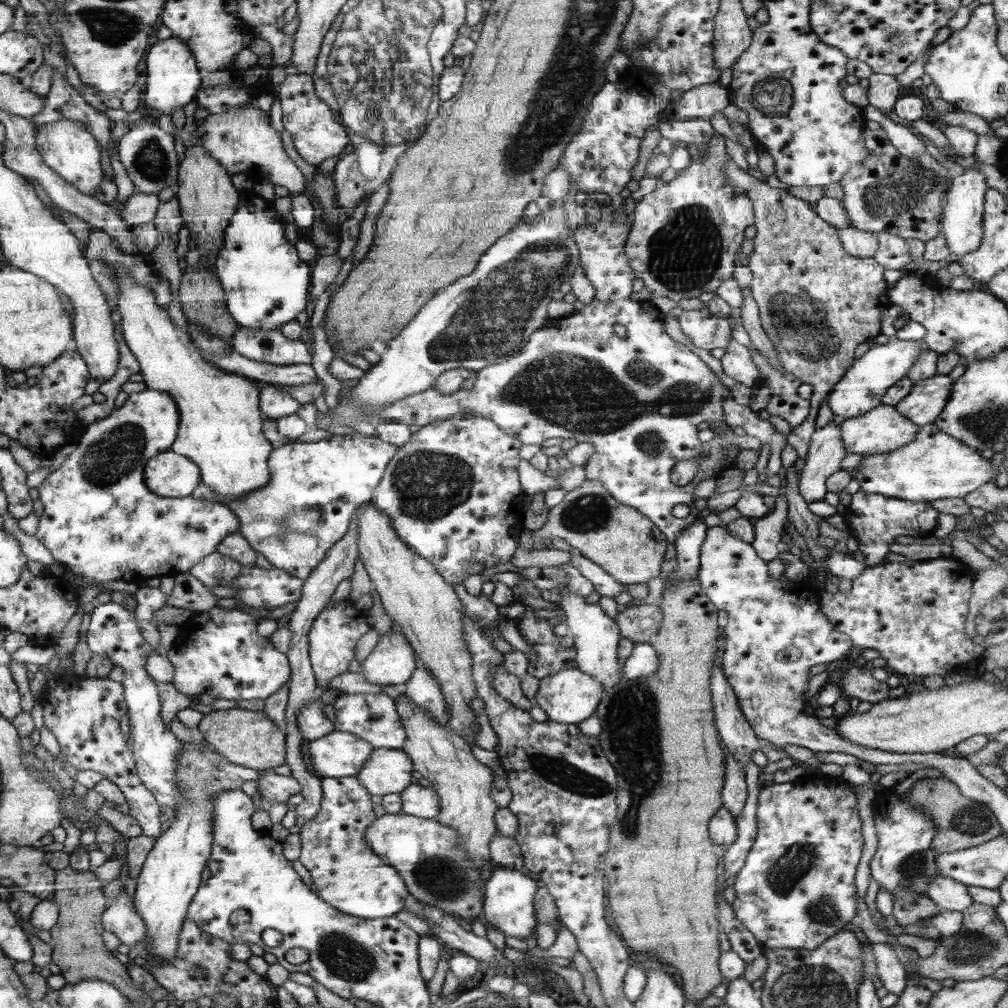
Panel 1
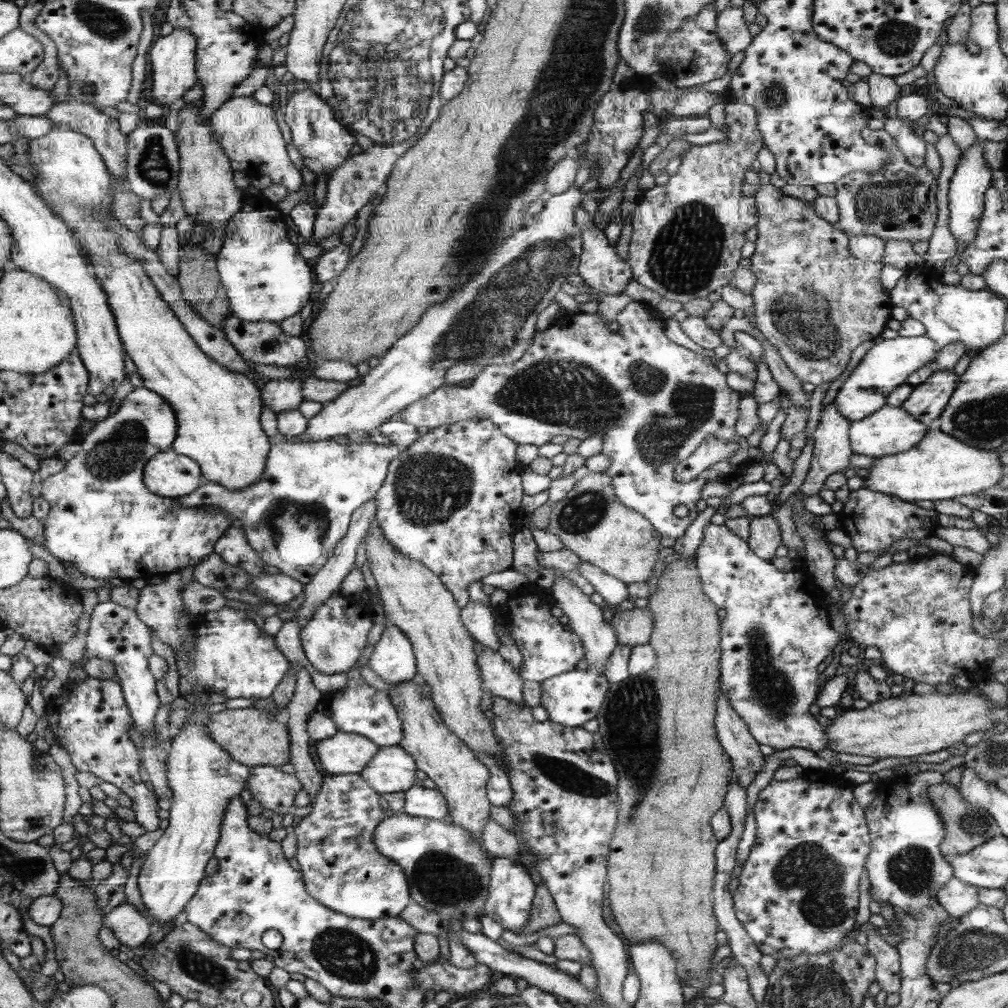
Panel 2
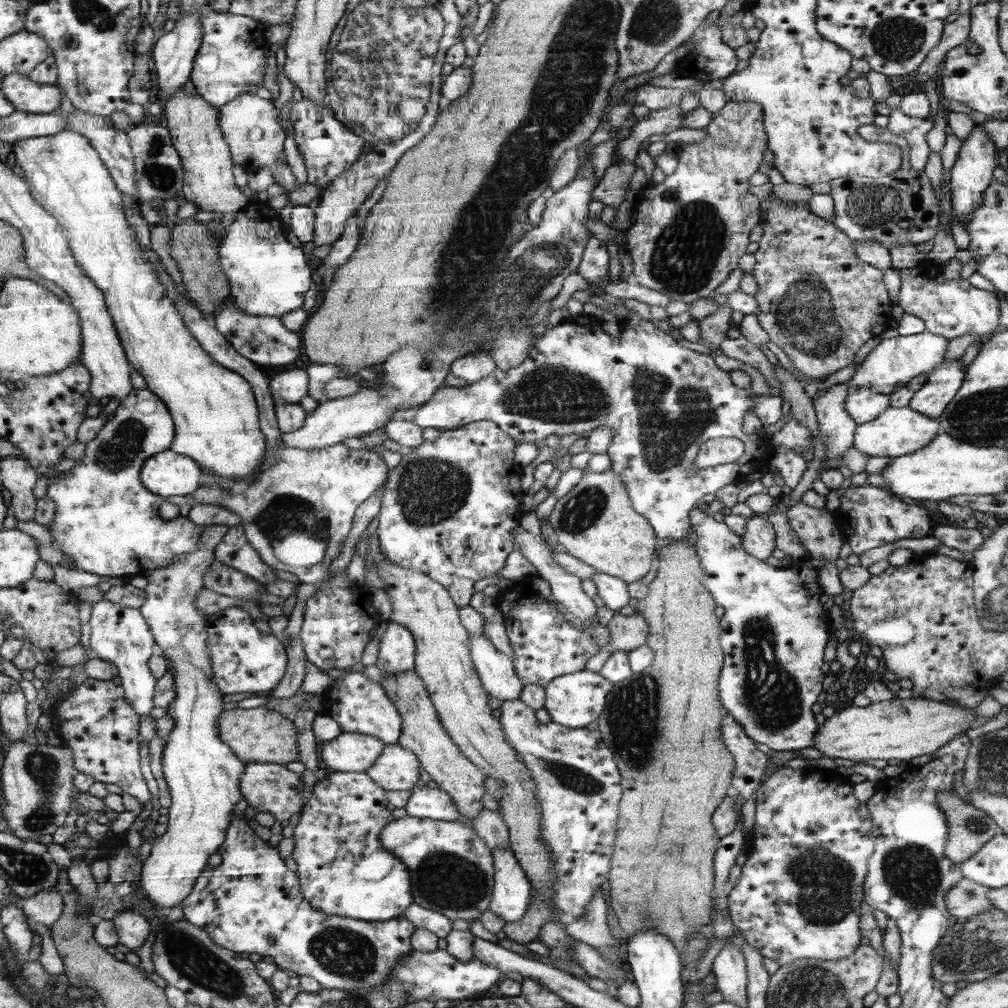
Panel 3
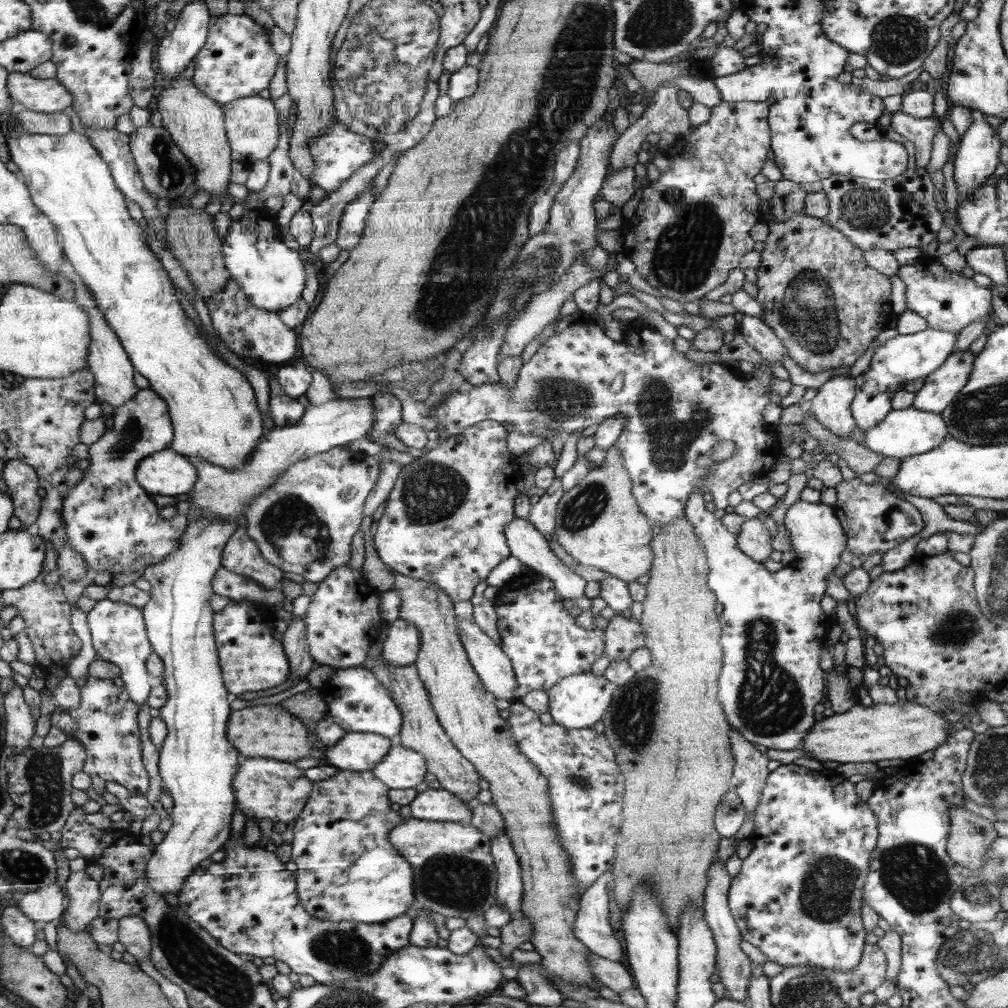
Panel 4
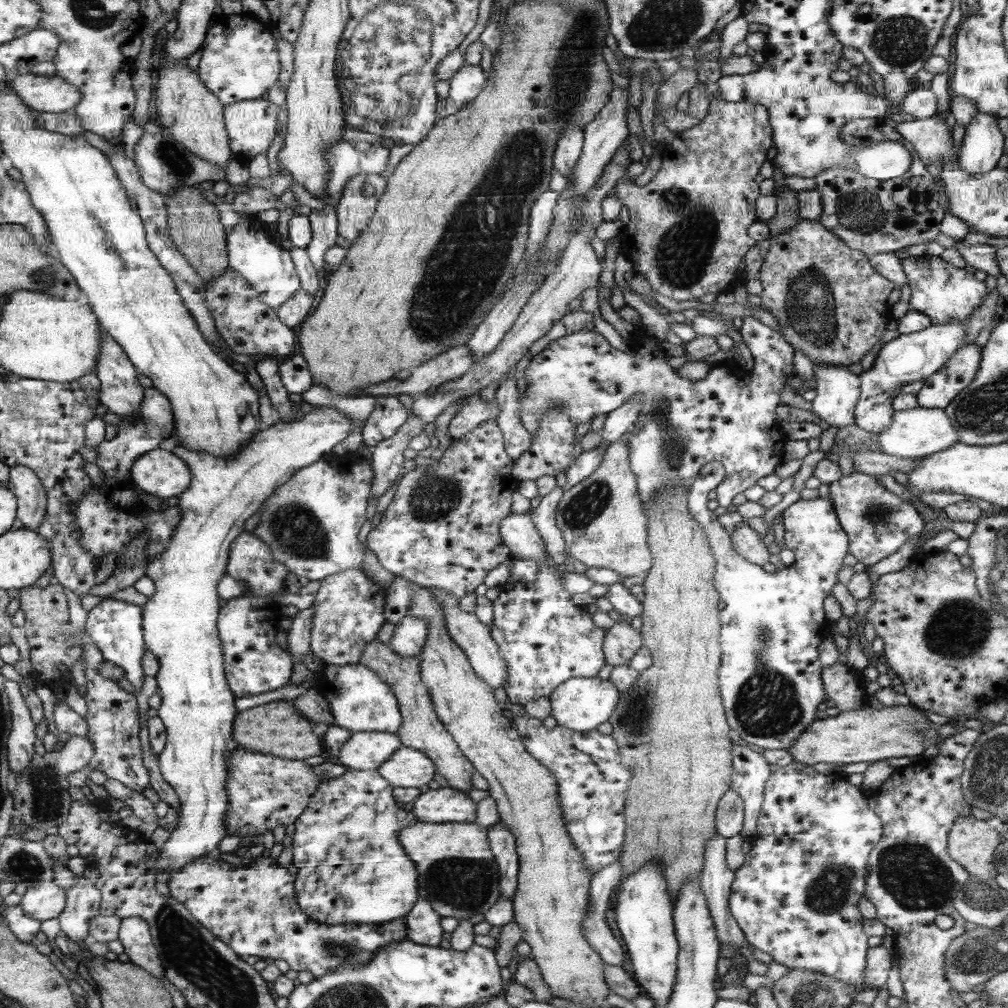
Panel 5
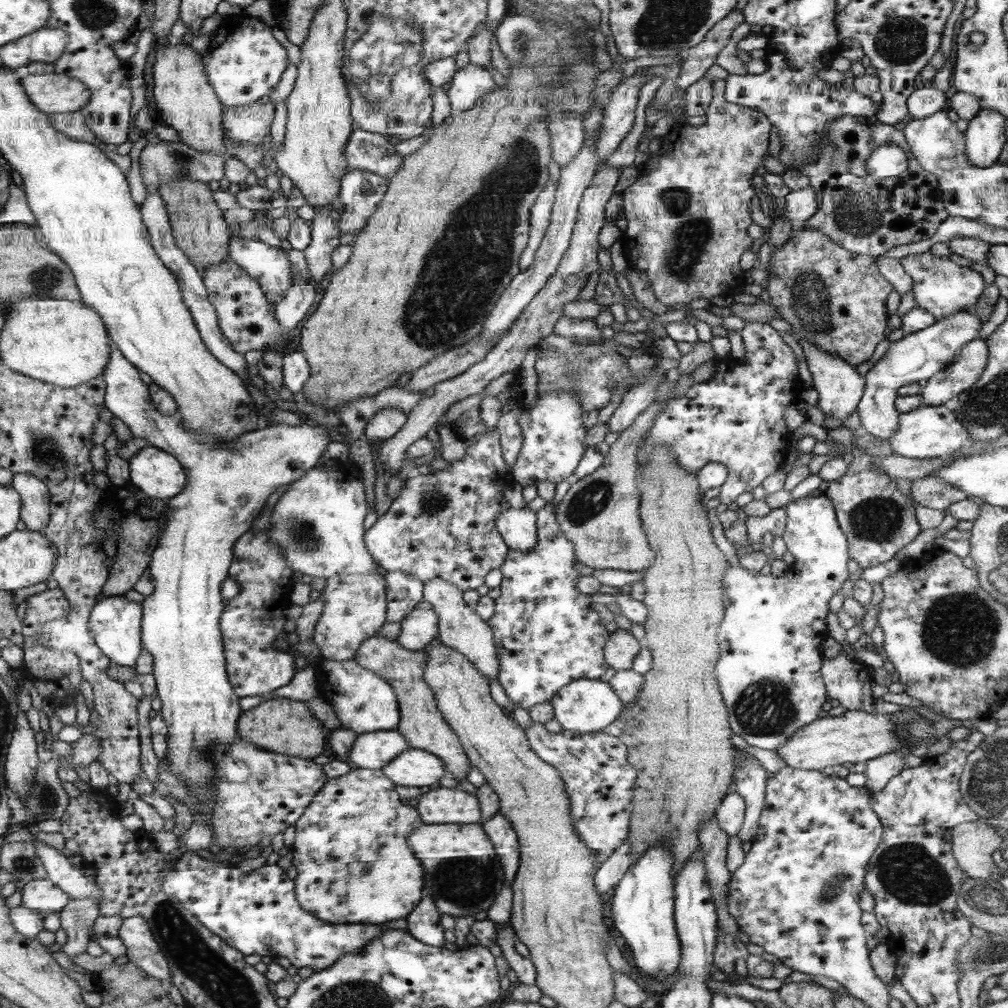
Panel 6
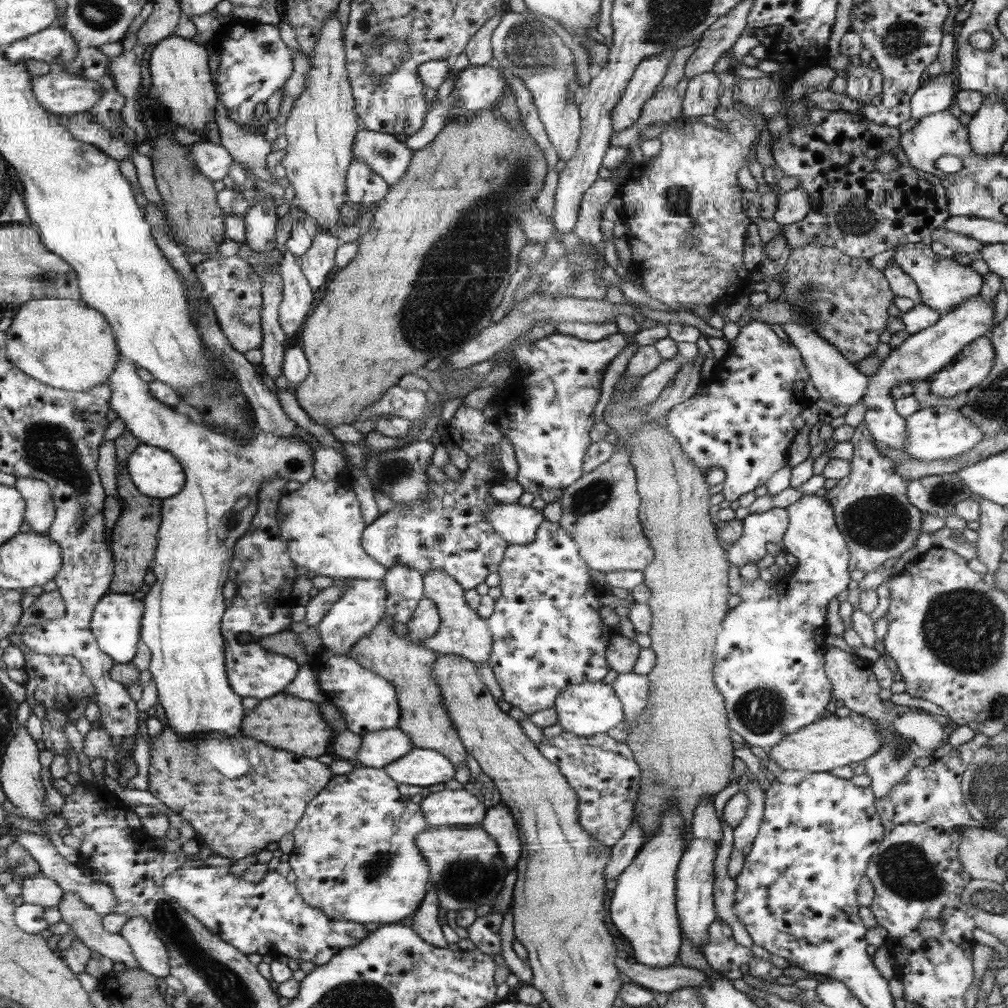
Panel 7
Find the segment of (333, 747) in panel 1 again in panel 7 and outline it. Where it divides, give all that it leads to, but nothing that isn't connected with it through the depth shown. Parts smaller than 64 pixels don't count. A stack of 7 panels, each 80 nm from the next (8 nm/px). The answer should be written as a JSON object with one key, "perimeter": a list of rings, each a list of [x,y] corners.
{"perimeter":[[[400,727],[380,729],[361,737],[357,765],[370,768],[383,769],[416,747],[411,736]]]}

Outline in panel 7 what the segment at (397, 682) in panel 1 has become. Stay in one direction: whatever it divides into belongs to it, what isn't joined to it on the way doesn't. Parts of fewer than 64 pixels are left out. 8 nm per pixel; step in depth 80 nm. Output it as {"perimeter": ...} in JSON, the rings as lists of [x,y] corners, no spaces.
{"perimeter":[[[426,597],[418,603],[412,618],[410,622],[407,622],[408,642],[413,642],[418,646],[423,644],[423,640],[432,638],[437,633],[442,621],[437,604]]]}

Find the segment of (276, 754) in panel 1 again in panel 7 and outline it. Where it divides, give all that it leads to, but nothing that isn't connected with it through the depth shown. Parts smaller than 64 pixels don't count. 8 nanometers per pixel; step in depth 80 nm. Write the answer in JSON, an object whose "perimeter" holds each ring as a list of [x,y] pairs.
{"perimeter":[[[286,692],[262,699],[252,711],[245,715],[241,732],[252,738],[262,738],[262,742],[279,749],[315,759],[326,754],[328,744],[332,740],[332,728],[322,717],[319,704]]]}

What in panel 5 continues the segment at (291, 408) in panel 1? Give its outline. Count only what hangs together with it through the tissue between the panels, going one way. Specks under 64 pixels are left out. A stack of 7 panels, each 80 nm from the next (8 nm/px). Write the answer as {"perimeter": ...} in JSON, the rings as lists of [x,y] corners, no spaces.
{"perimeter":[[[290,354],[279,363],[281,381],[286,390],[294,394],[302,394],[313,384],[313,375],[309,365],[301,354]]]}

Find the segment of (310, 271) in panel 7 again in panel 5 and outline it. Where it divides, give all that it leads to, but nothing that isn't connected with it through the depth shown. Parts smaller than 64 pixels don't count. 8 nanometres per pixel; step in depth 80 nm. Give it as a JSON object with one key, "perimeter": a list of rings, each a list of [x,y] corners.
{"perimeter":[[[329,203],[324,209],[312,209],[308,217],[311,224],[311,241],[305,249],[317,270],[326,266],[326,251],[336,246],[336,240],[339,238],[335,206],[336,204]]]}

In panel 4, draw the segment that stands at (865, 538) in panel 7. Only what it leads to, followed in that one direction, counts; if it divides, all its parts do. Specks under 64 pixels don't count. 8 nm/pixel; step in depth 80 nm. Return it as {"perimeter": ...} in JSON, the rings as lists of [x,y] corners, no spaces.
{"perimeter":[[[857,476],[852,480],[840,481],[834,490],[838,501],[833,510],[847,537],[847,548],[862,563],[874,552],[886,553],[924,530],[924,518],[918,509],[880,483],[865,483]]]}

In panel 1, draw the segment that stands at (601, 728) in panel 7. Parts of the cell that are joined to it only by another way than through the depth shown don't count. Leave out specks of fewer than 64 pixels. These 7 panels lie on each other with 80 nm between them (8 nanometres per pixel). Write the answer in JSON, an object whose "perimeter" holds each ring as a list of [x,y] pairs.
{"perimeter":[[[568,666],[554,674],[540,678],[535,701],[536,705],[546,711],[550,720],[567,725],[577,725],[596,714],[605,691],[602,682],[597,678],[586,674],[576,666]]]}

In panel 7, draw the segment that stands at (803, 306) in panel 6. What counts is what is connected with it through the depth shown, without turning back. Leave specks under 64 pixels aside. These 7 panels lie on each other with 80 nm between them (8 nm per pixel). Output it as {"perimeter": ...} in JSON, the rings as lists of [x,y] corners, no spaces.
{"perimeter":[[[807,244],[790,250],[779,261],[785,272],[779,300],[790,304],[801,316],[798,324],[812,327],[854,365],[876,351],[882,332],[887,330],[888,307],[895,298],[885,274],[869,262],[852,258],[831,246]]]}

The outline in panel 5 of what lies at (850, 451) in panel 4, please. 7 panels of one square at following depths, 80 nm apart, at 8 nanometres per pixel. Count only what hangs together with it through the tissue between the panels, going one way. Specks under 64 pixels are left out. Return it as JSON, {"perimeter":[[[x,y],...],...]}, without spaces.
{"perimeter":[[[853,451],[853,468],[856,471],[862,471],[870,476],[879,476],[888,474],[893,476],[894,472],[908,473],[917,466],[919,460],[915,458],[900,458],[884,452],[875,451]]]}

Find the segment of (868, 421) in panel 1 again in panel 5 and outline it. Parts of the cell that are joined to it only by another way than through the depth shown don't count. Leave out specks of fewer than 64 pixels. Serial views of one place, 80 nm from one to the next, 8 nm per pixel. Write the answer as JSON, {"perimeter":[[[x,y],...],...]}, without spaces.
{"perimeter":[[[918,406],[912,410],[895,411],[890,426],[878,434],[876,450],[881,448],[884,453],[892,456],[919,460],[923,456],[942,452],[953,444],[958,444],[960,439],[945,409]]]}

